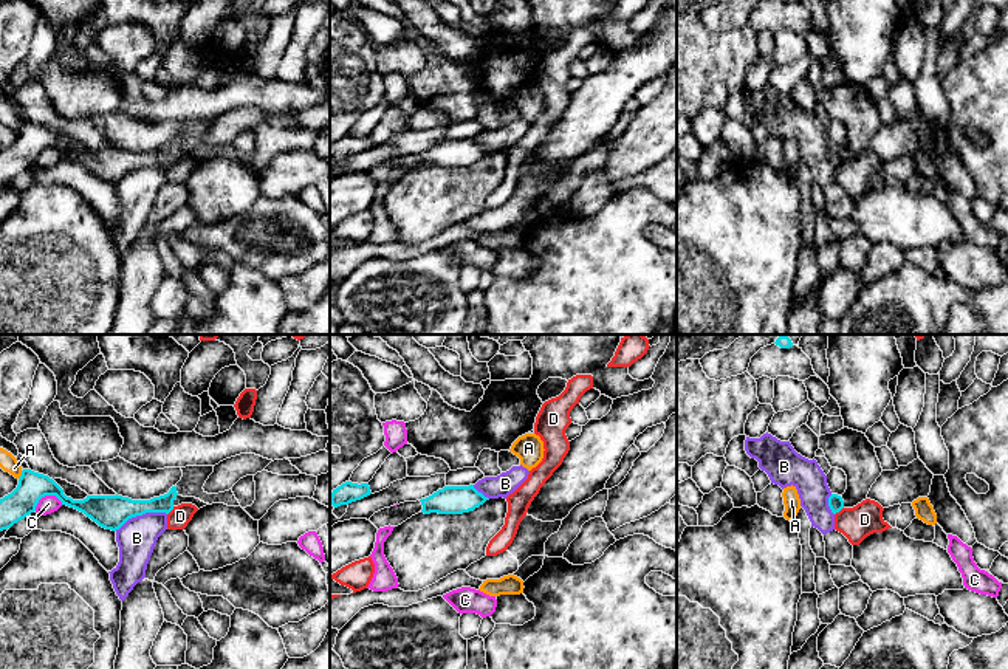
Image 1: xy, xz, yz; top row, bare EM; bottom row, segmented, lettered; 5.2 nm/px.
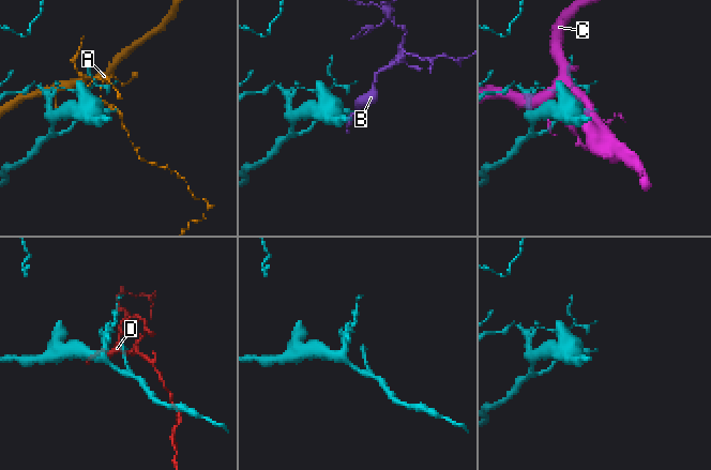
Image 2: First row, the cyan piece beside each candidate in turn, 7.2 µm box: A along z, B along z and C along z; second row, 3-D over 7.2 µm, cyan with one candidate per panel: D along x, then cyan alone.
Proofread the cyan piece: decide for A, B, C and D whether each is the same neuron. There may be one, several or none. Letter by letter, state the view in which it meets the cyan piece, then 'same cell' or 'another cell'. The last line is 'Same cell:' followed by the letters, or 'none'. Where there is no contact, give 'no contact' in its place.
A: contact in xy; another cell
B: contact in xy; another cell
C: contact in xy; another cell
D: contact in yz; another cell
Same cell: none

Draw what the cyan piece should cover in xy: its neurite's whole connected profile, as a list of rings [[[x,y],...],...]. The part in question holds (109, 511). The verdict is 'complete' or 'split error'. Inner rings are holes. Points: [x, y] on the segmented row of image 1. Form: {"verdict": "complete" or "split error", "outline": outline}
{"verdict": "complete", "outline": [[[23,469],[17,488],[0,499],[0,531],[11,528],[19,520],[36,511],[39,500],[45,496],[56,496],[62,505],[74,508],[105,530],[116,531],[129,519],[146,513],[166,513],[173,509],[177,486],[164,496],[150,500],[132,500],[122,496],[87,496],[84,500],[73,500],[48,475]]]}

